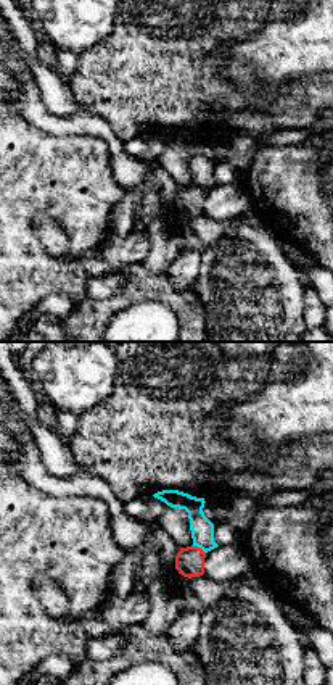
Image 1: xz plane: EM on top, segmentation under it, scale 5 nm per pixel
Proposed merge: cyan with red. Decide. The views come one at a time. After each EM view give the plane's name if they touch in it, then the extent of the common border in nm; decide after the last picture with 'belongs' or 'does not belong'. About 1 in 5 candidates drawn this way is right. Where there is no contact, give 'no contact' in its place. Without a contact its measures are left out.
xz | 80 nm

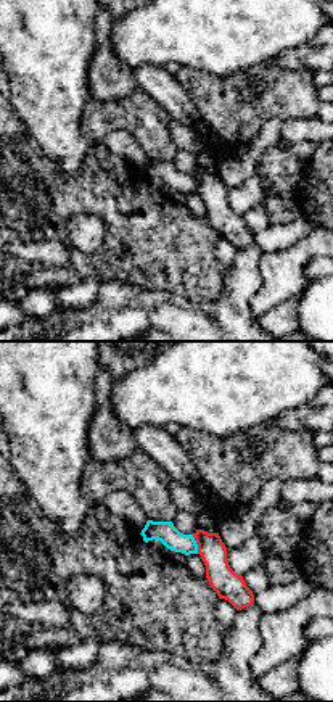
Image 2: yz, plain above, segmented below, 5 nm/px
yz | 100 nm

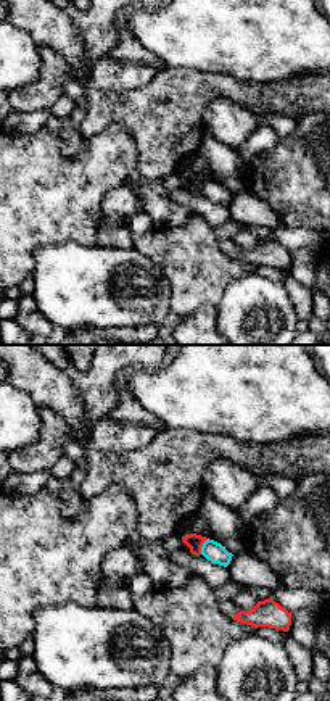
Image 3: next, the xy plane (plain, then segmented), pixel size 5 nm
xy | 90 nm

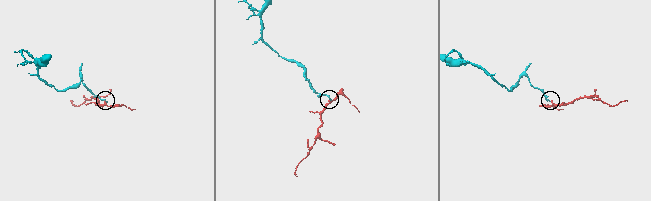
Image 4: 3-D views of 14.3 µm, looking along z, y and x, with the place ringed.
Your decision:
does not belong

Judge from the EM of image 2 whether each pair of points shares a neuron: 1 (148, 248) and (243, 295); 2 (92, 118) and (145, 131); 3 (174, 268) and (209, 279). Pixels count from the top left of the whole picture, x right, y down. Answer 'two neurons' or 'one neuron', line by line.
1: two neurons
2: one neuron
3: one neuron

